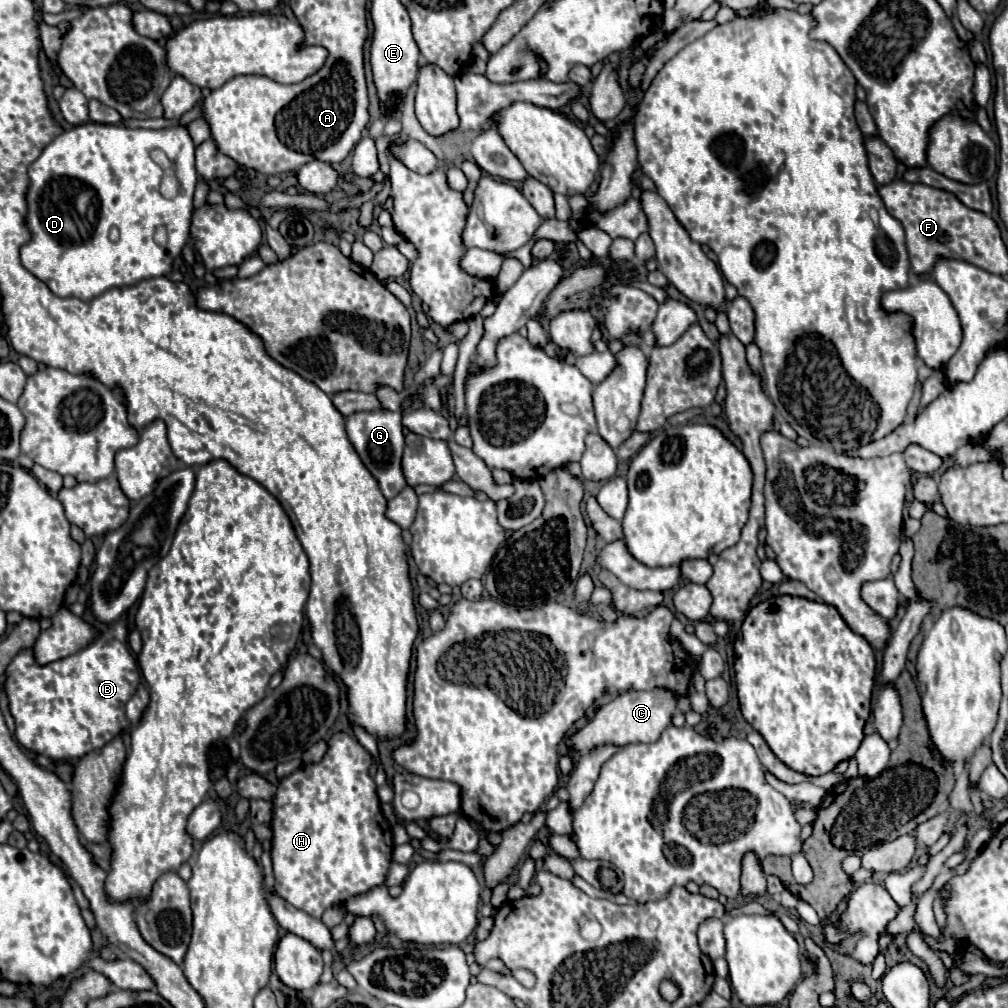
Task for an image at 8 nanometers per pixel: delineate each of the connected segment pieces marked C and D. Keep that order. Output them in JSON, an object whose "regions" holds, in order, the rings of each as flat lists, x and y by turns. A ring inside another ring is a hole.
{"regions":[[[654,688,654,690,628,690,624,694,618,694,612,702,604,704,592,720,586,722,586,726,576,732,568,742,578,752,588,752,594,746,600,744,634,744,634,742,656,742,660,734,668,728,672,722,672,716,678,706,678,696,666,688]],[[94,122,72,126,58,134,44,148,40,158,30,164,28,176,30,186,26,192,26,226,30,230,30,240,20,248,20,260,22,266,42,280,56,296,92,300,110,288,170,274,172,262,180,256,188,240,190,216,194,208,192,198,198,180,194,168,194,144,186,128,170,126,162,130,144,130],[154,148,160,148,174,166,176,178,180,182,180,192,174,198,164,198,160,194,164,170,150,158,150,150],[76,204,84,204,84,208,76,208],[160,226,164,226,168,232,166,246,158,246,154,242,154,232],[110,228,120,230,118,242,110,242]]]}

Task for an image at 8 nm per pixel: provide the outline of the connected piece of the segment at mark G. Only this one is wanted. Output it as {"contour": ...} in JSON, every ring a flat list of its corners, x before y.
{"contour":[[354,412,346,418,346,432,356,448,360,460,370,470,370,474,378,480,382,494,390,500,396,496,404,486,406,478,402,474,402,454,404,454,404,432,400,424,402,412,380,414,380,412]]}

